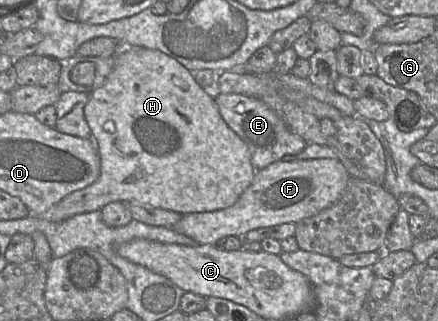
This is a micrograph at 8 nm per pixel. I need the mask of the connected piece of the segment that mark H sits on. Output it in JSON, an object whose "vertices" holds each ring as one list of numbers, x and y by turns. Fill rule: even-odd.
{"vertices":[[121,46,114,55,114,65,106,82,92,92,84,107,85,119,97,142,100,156,100,174,91,185,65,196,59,203,41,215,52,222,61,222,74,215,102,209,108,203,122,201,124,203,141,203,152,207,173,210,183,214,194,212,211,212,232,206,245,190,252,184,257,169,252,164,247,144,227,125,222,118,215,98,209,96,193,77,193,72,165,53,141,46]]}

